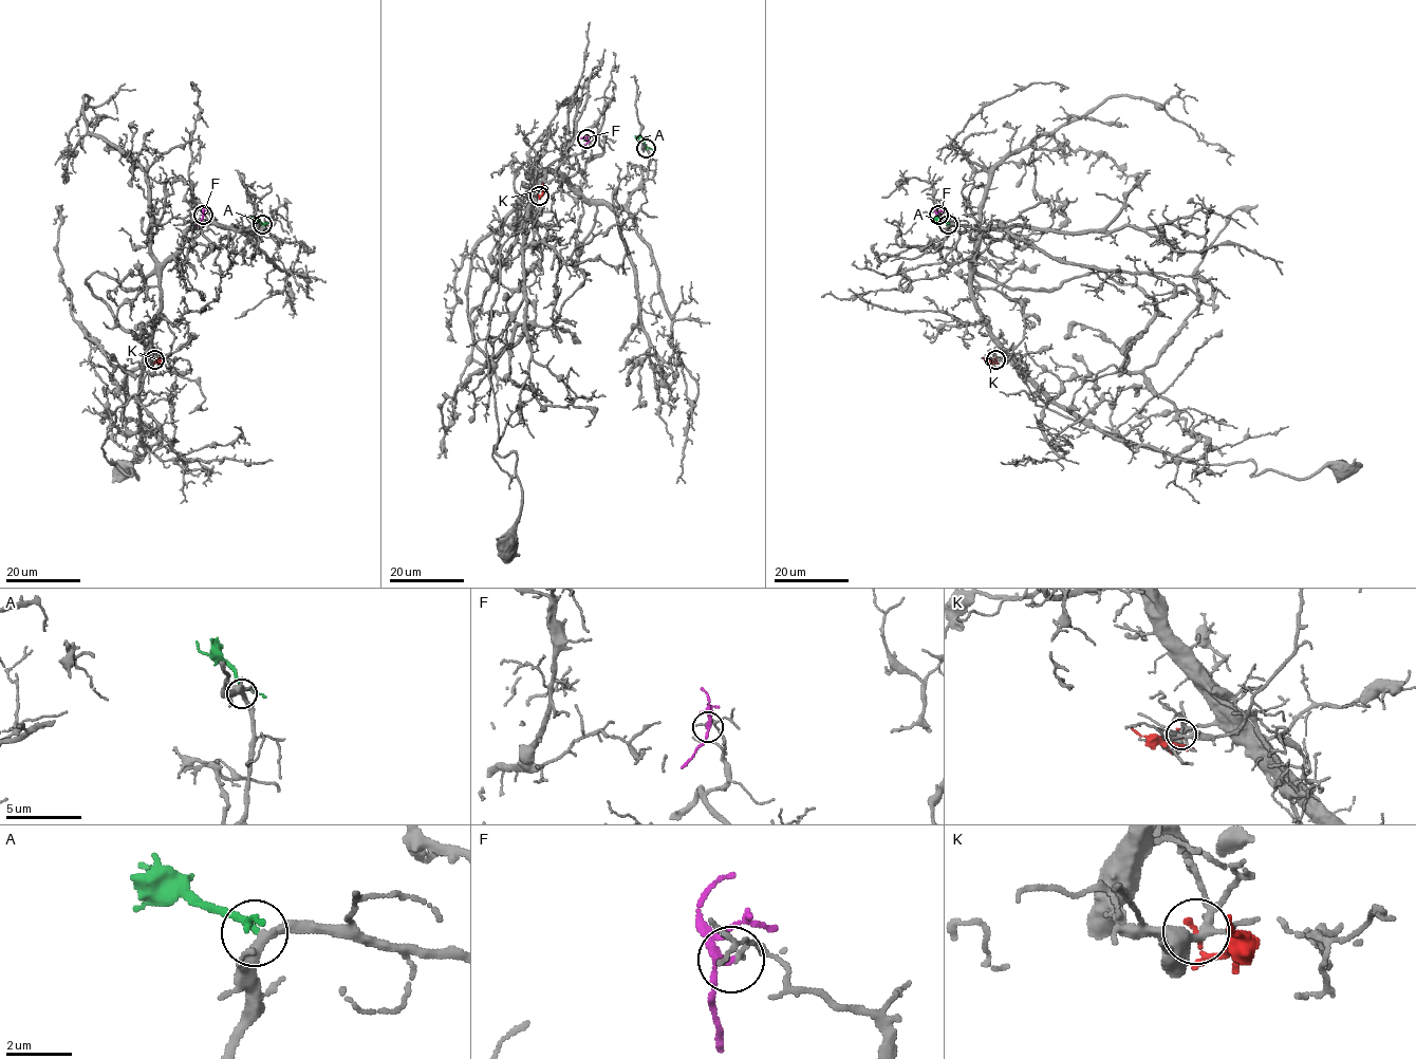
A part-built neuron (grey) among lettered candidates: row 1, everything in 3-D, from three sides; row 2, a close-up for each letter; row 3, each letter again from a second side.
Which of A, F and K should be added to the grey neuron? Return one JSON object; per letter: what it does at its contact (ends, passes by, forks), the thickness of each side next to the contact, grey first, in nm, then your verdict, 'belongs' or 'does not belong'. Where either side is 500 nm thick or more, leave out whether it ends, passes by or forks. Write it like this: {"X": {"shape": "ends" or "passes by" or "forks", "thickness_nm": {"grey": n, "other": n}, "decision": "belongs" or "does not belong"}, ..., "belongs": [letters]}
{"A": {"shape": "passes by", "thickness_nm": {"grey": 280, "other": 170}, "decision": "belongs"}, "F": {"shape": "forks", "thickness_nm": {"grey": 170, "other": 180}, "decision": "does not belong"}, "K": {"shape": "passes by", "thickness_nm": {"grey": 320, "other": 110}, "decision": "does not belong"}, "belongs": ["A"]}

